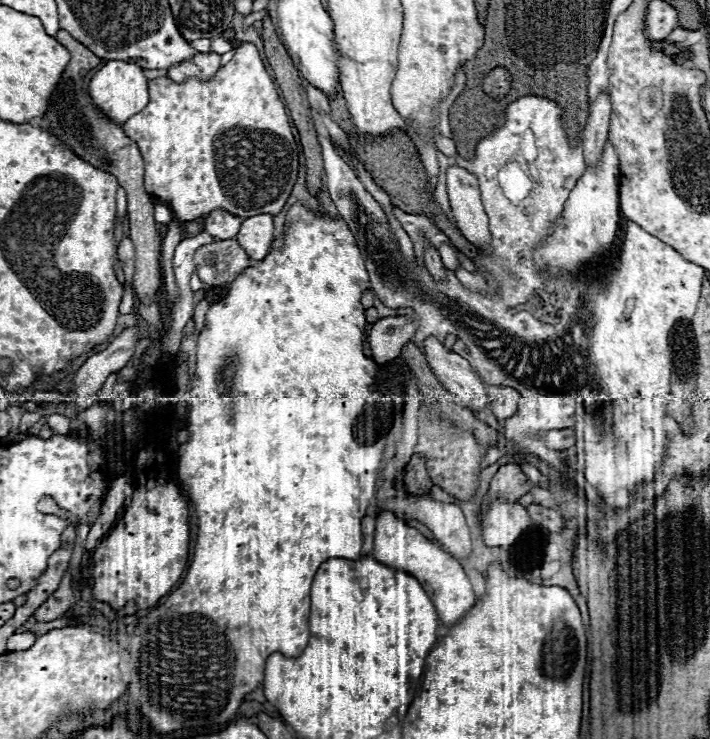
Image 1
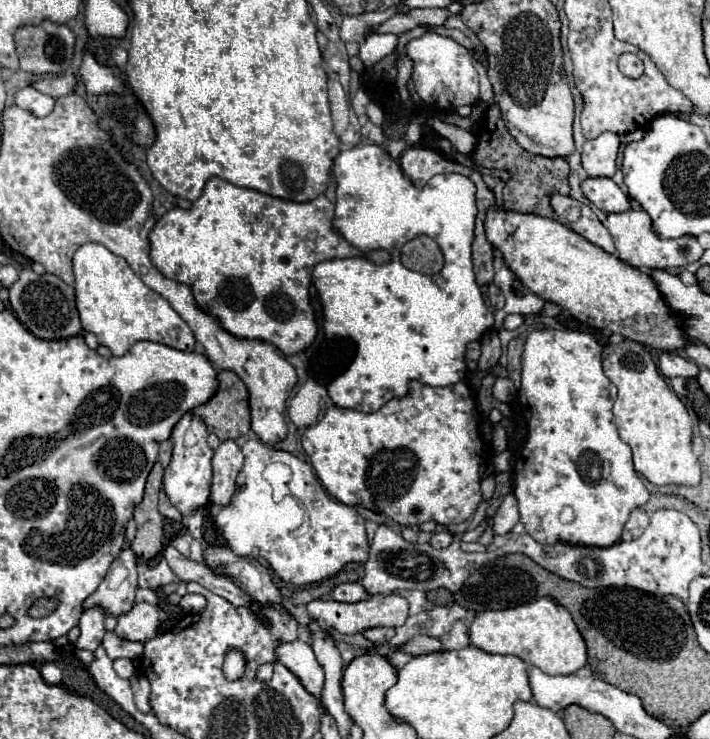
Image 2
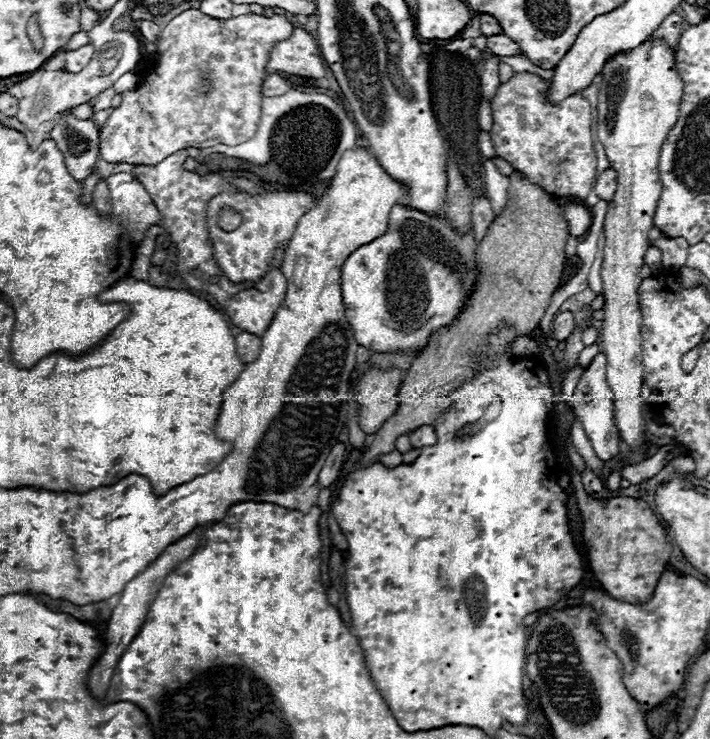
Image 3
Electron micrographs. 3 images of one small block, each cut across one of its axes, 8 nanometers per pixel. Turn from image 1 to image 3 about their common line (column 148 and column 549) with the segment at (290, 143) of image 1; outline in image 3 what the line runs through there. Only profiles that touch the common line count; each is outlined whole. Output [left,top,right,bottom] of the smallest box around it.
[490,72,598,198]

